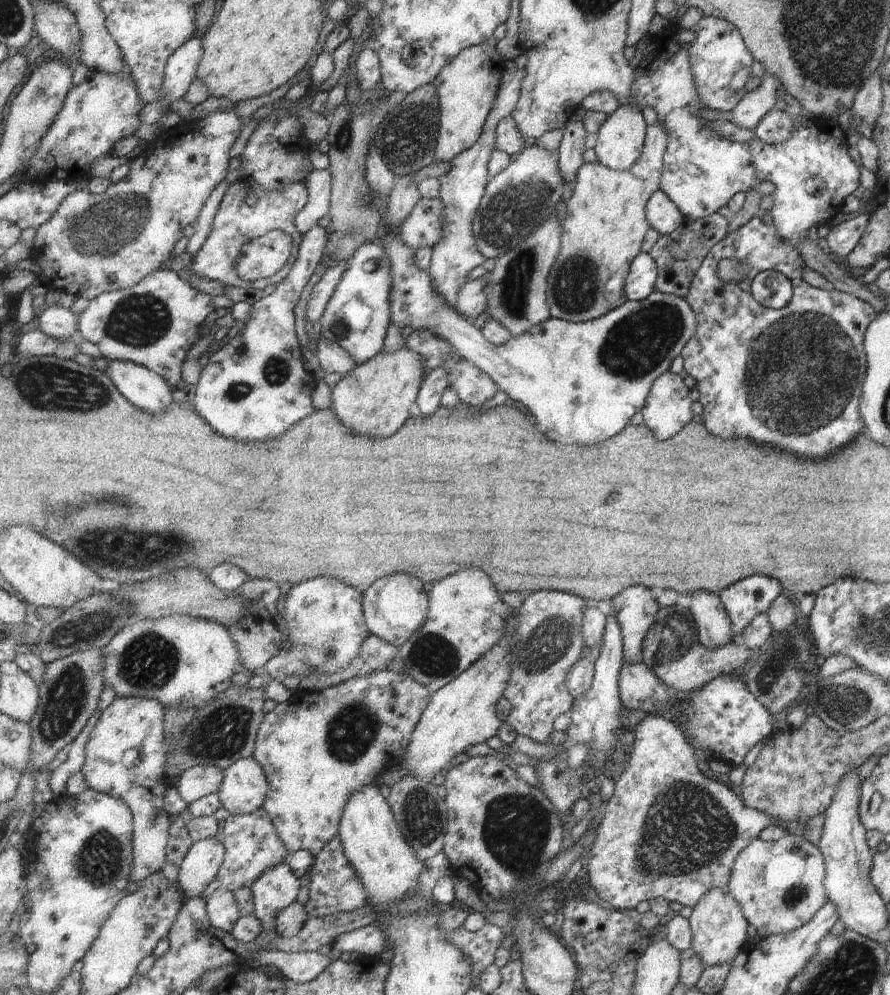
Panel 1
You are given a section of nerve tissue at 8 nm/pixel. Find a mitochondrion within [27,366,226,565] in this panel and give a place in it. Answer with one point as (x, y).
(109, 500)

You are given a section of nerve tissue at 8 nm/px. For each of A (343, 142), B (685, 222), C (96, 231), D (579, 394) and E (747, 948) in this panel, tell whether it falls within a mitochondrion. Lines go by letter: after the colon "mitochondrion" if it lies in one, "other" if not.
A: mitochondrion
B: other
C: mitochondrion
D: other
E: other

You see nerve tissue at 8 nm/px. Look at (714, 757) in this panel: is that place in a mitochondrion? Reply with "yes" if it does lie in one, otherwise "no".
no

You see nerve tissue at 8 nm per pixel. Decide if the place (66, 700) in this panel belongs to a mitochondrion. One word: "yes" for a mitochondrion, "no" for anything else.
yes

